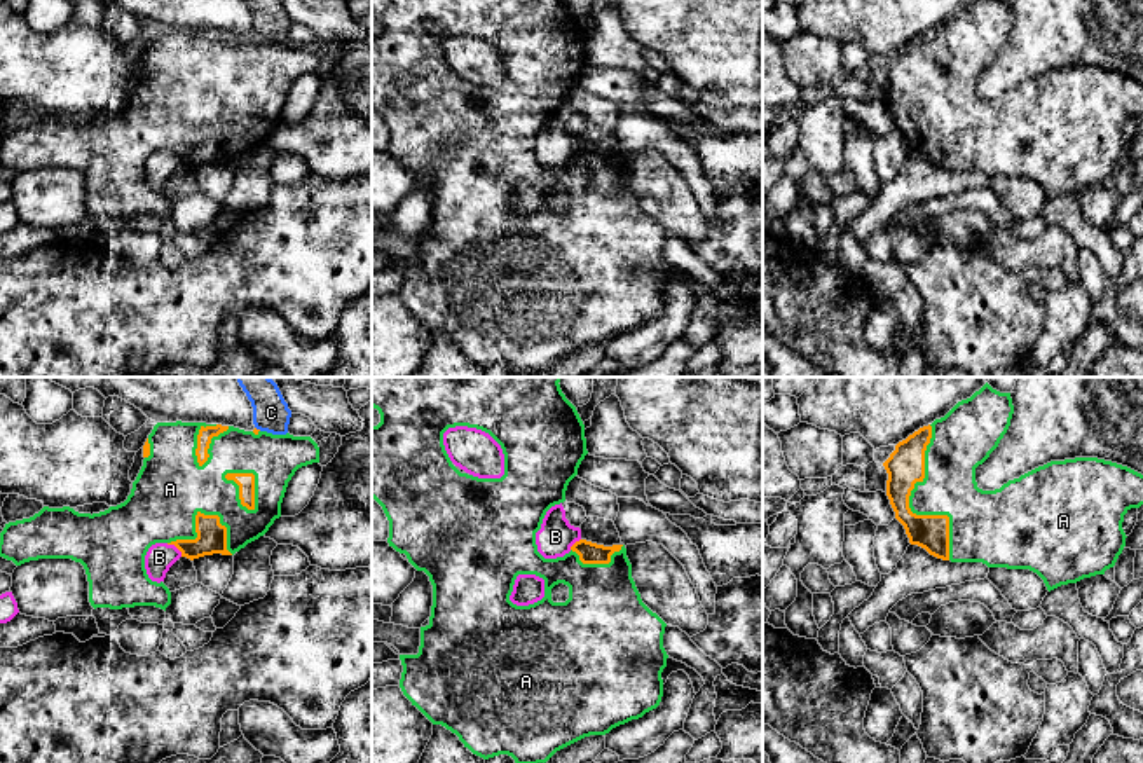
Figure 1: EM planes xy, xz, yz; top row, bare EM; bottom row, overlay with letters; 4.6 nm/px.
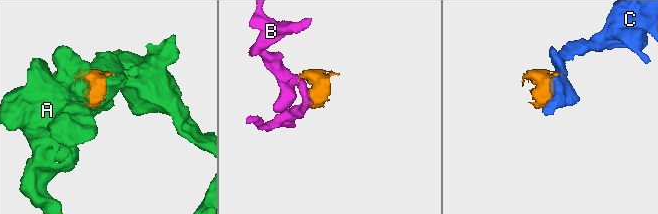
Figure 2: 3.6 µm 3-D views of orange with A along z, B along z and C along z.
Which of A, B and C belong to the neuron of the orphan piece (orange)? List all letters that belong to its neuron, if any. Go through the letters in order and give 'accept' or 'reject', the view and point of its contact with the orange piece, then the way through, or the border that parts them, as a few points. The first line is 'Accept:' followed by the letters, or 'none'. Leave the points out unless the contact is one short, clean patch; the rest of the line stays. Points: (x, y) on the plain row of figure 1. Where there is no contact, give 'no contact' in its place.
Accept: A
A: accept | yz (908, 116)
B: reject | xy (175, 154) | along xy (166, 152), (171, 152), (182, 164)
C: reject | xy (259, 39) | along xy (255, 35), (260, 39)

